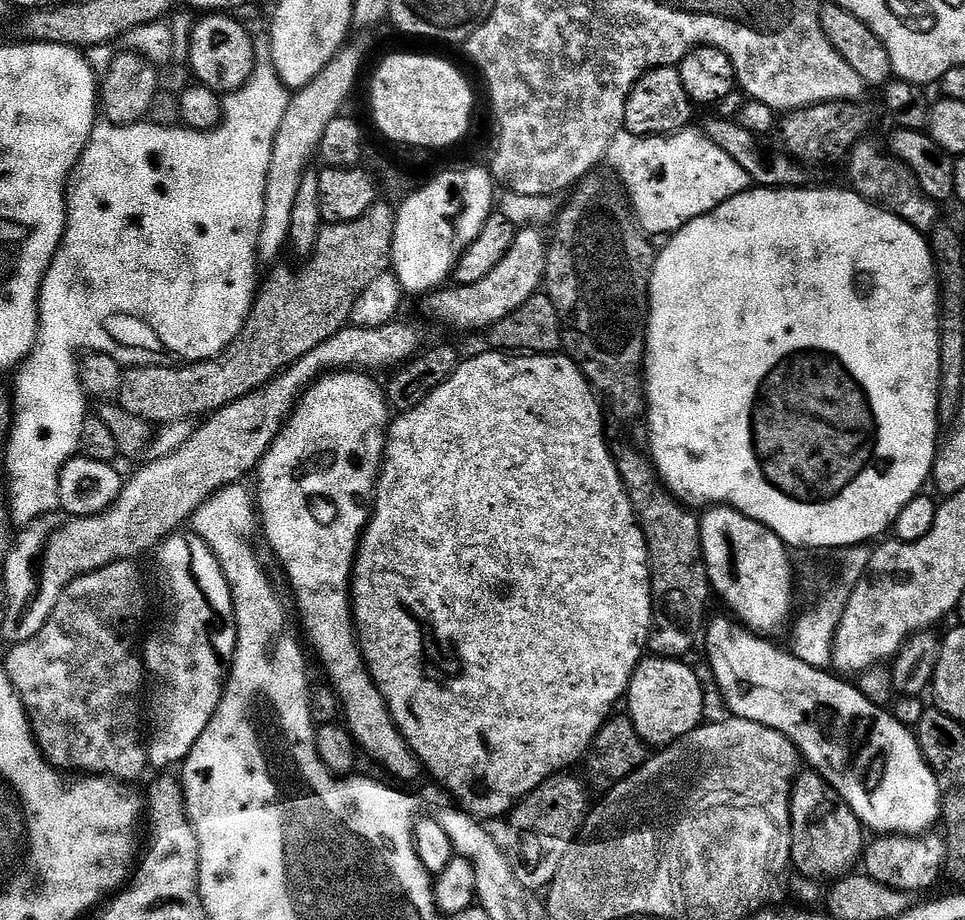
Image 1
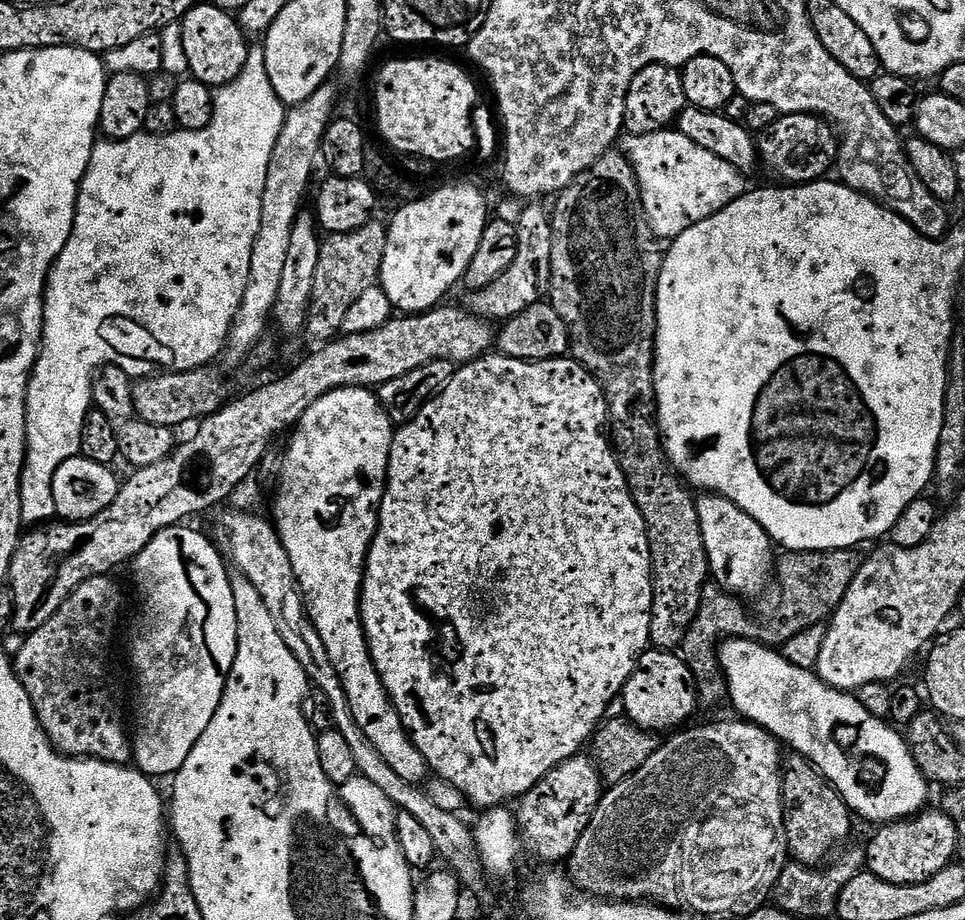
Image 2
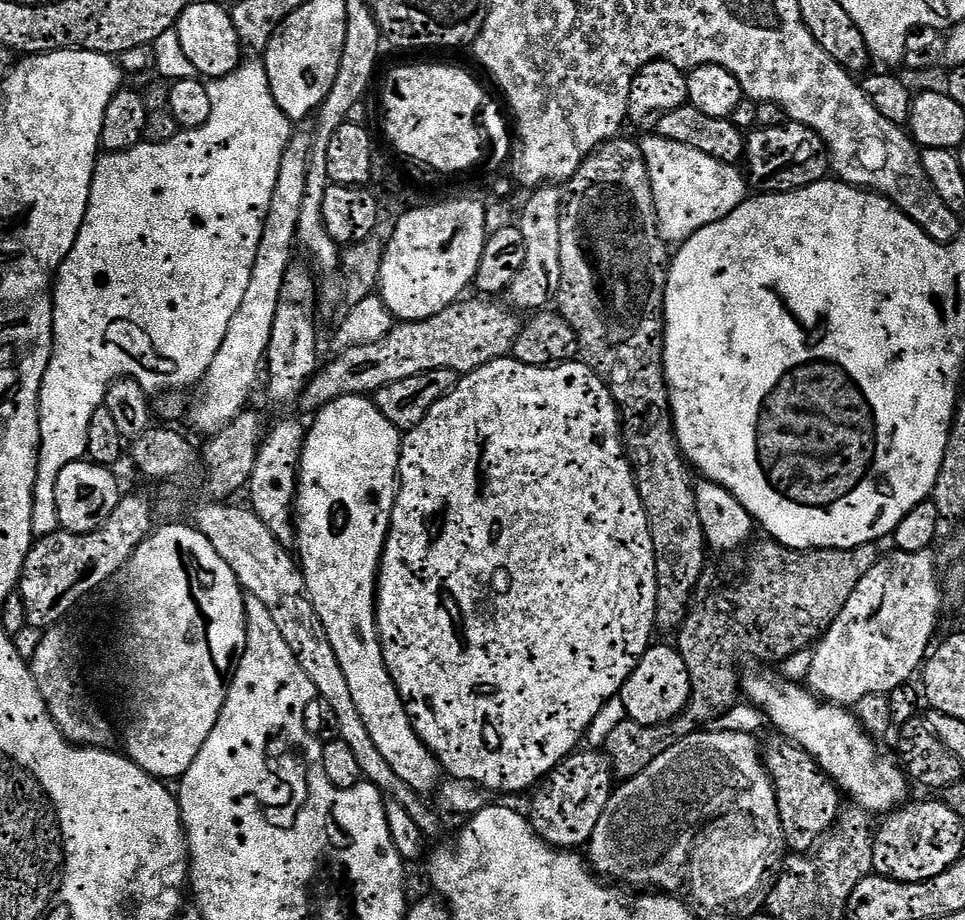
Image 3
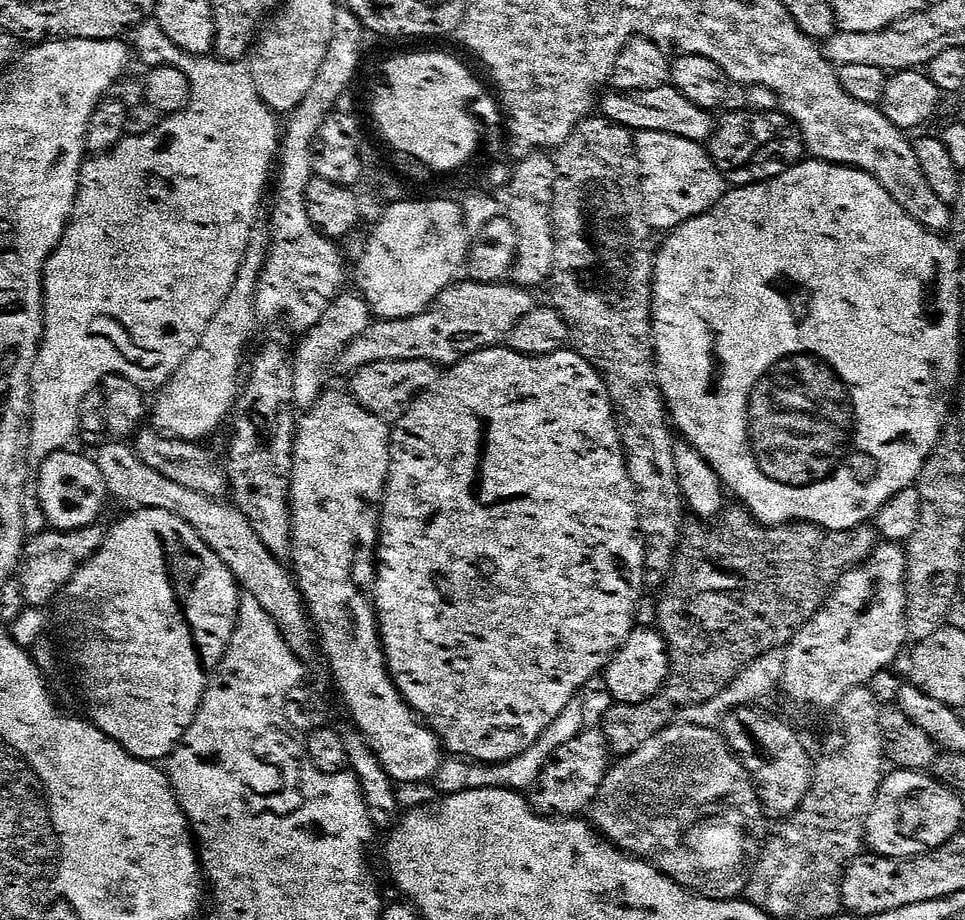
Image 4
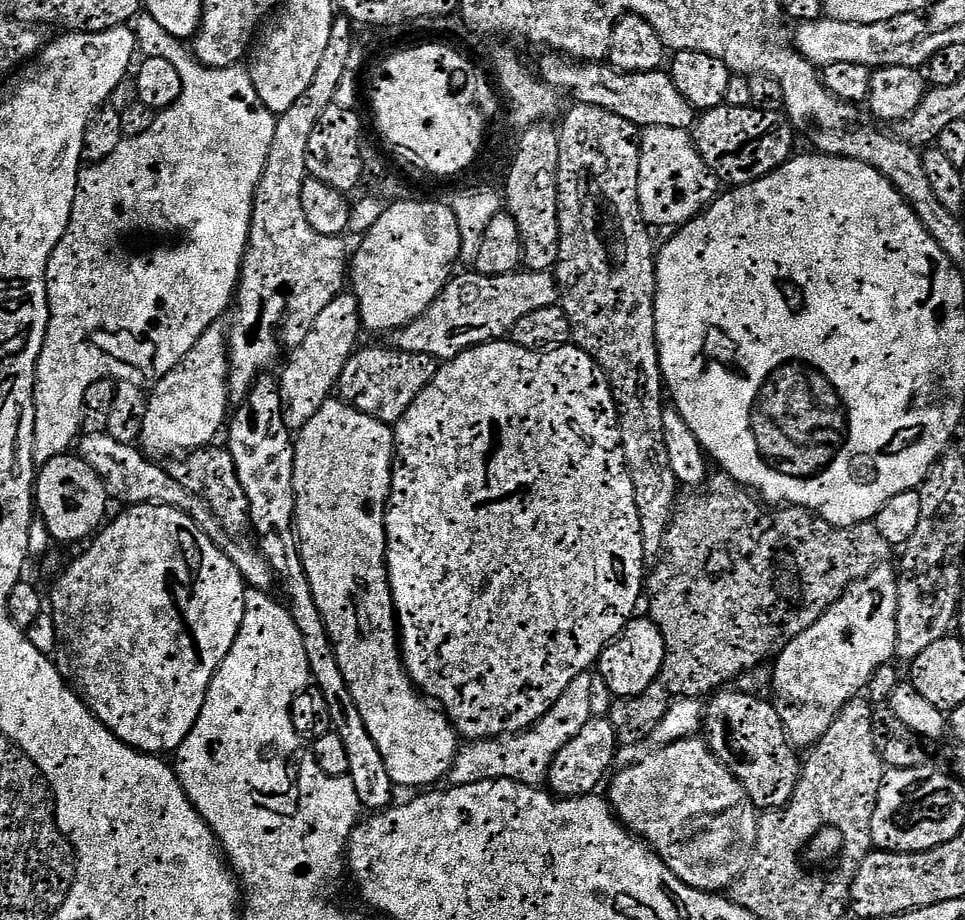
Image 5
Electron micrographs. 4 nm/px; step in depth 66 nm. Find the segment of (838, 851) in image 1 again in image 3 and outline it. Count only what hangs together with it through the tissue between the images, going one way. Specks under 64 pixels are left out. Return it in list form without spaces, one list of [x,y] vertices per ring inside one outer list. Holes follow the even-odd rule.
[[[775,739],[763,745],[764,767],[776,791],[784,843],[791,851],[793,848],[793,853],[804,854],[815,849],[823,835],[831,832],[837,823],[842,809],[842,794],[805,748],[800,748],[791,740]]]

